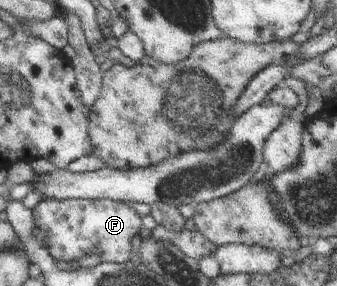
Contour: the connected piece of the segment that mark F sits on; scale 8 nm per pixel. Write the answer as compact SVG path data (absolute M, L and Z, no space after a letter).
M113 199L43 200L33 208L39 230L47 234L47 244L57 262L73 262L96 254L107 263L127 263L131 260L131 240L143 230L142 216L125 201Z

